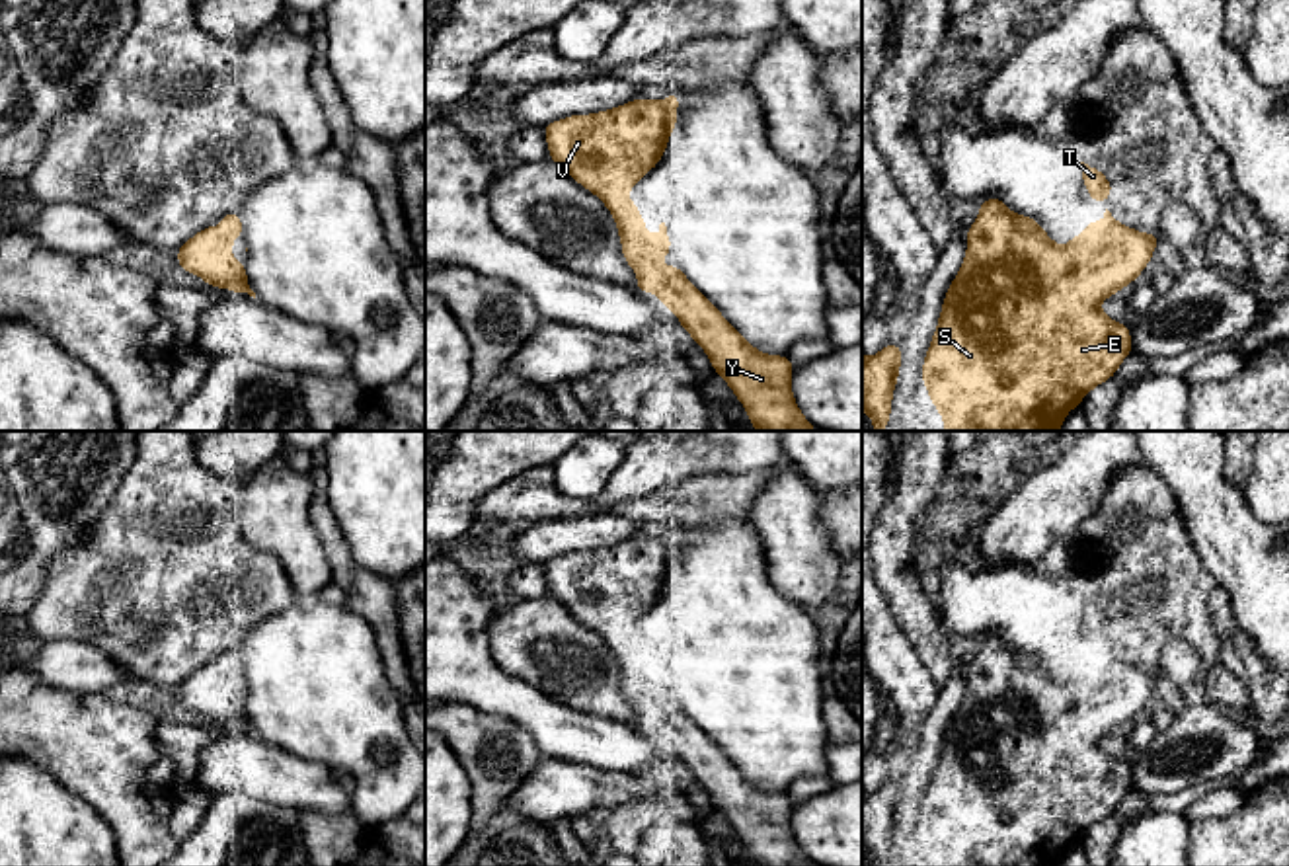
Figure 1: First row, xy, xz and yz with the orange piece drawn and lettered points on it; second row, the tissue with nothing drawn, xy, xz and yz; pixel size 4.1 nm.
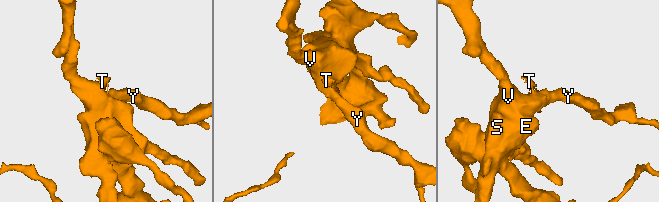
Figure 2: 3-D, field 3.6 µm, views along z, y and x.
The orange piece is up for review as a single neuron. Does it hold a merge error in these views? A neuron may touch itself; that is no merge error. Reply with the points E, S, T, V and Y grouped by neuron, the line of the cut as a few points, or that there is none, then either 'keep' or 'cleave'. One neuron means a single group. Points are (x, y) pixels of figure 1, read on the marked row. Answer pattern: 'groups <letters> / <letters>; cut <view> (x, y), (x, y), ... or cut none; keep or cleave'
groups E S T V Y; cut none; keep

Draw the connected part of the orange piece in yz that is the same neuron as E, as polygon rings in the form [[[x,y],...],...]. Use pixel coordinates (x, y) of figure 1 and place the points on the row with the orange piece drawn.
[[[998,197],[985,199],[975,222],[965,234],[967,254],[959,267],[959,273],[944,296],[938,326],[932,335],[928,353],[924,355],[924,367],[920,371],[920,378],[928,388],[928,398],[944,417],[944,431],[1059,431],[1067,413],[1073,408],[1080,406],[1082,398],[1092,388],[1110,380],[1123,359],[1133,351],[1129,328],[1106,316],[1100,310],[1100,302],[1108,296],[1113,296],[1119,289],[1131,285],[1135,277],[1145,271],[1151,256],[1156,250],[1156,242],[1156,230],[1152,234],[1143,234],[1117,222],[1115,216],[1106,209],[1102,222],[1088,220],[1078,238],[1071,236],[1067,246],[1057,246],[1035,218],[1012,213]]]

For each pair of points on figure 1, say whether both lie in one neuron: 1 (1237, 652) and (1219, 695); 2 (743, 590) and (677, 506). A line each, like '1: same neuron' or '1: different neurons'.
1: different neurons
2: different neurons

